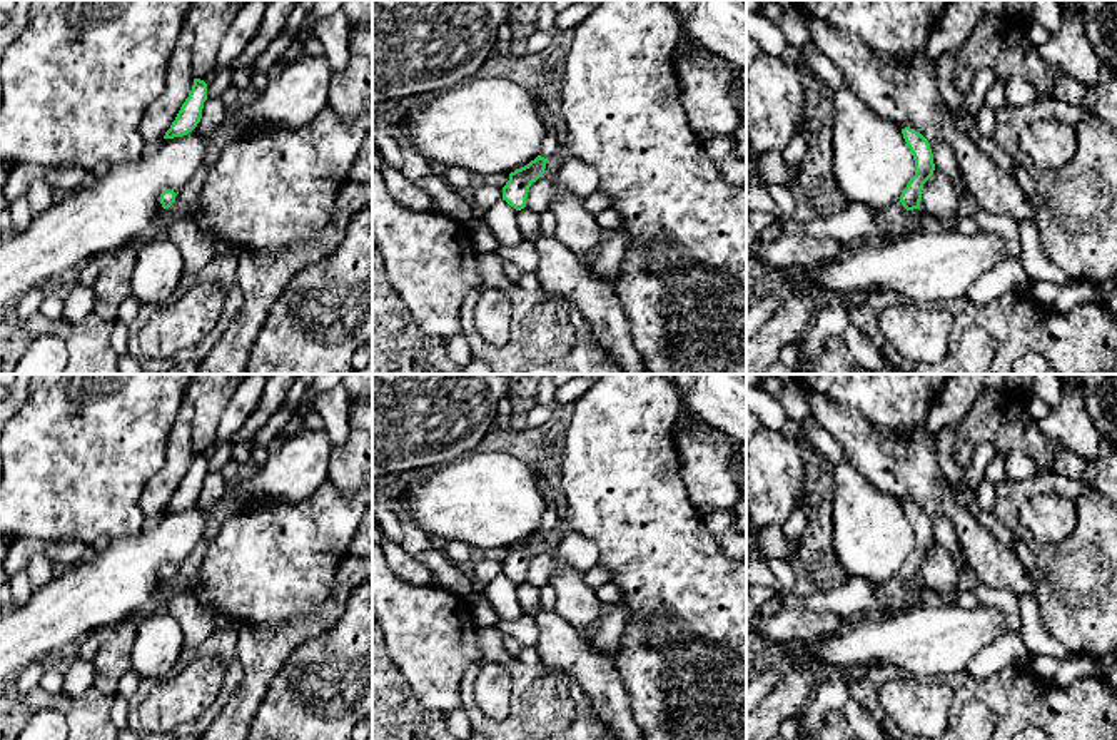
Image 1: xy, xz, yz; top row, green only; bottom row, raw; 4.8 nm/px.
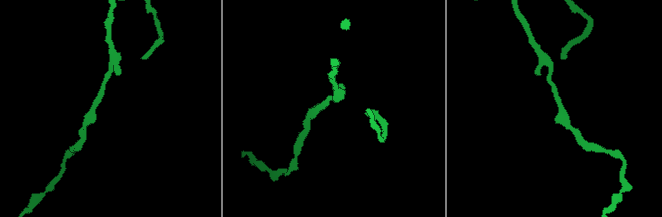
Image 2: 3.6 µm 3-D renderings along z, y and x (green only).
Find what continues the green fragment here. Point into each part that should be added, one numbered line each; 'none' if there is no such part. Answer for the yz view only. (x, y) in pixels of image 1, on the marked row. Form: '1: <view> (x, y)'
1: yz (885, 219)

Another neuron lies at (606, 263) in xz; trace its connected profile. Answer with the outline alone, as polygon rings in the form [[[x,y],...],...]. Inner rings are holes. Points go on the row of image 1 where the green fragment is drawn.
[[[603,229],[591,267],[598,277],[614,282],[621,274],[628,239],[623,231]]]

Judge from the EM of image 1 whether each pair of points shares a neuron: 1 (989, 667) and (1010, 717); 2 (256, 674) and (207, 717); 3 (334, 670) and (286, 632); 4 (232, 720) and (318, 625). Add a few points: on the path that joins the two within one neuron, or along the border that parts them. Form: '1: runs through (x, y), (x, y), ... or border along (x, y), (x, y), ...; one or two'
1: border along (1027, 665), (1002, 667), (982, 679), (965, 670); two
2: border along (239, 660), (242, 682), (211, 722); two
3: border along (336, 622), (299, 645), (276, 672); two
4: runs through (249, 694), (259, 669), (291, 637); one

